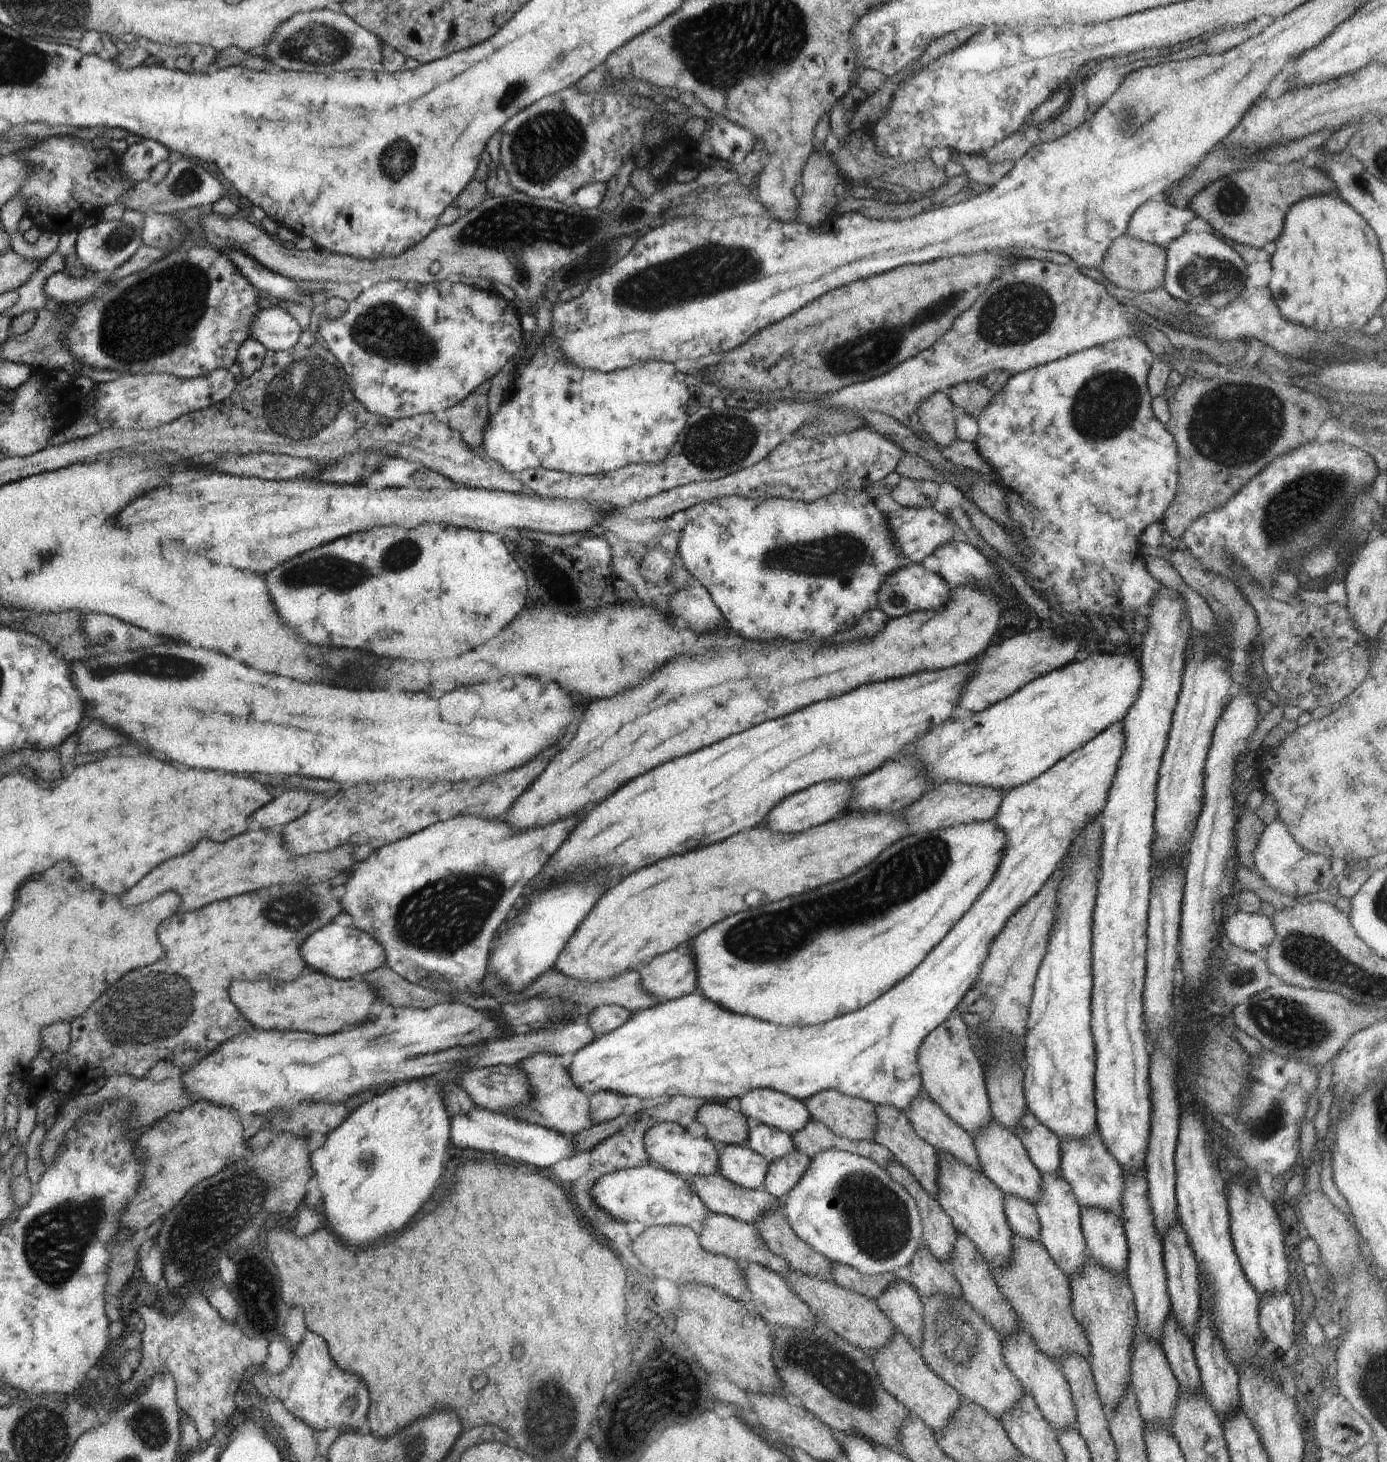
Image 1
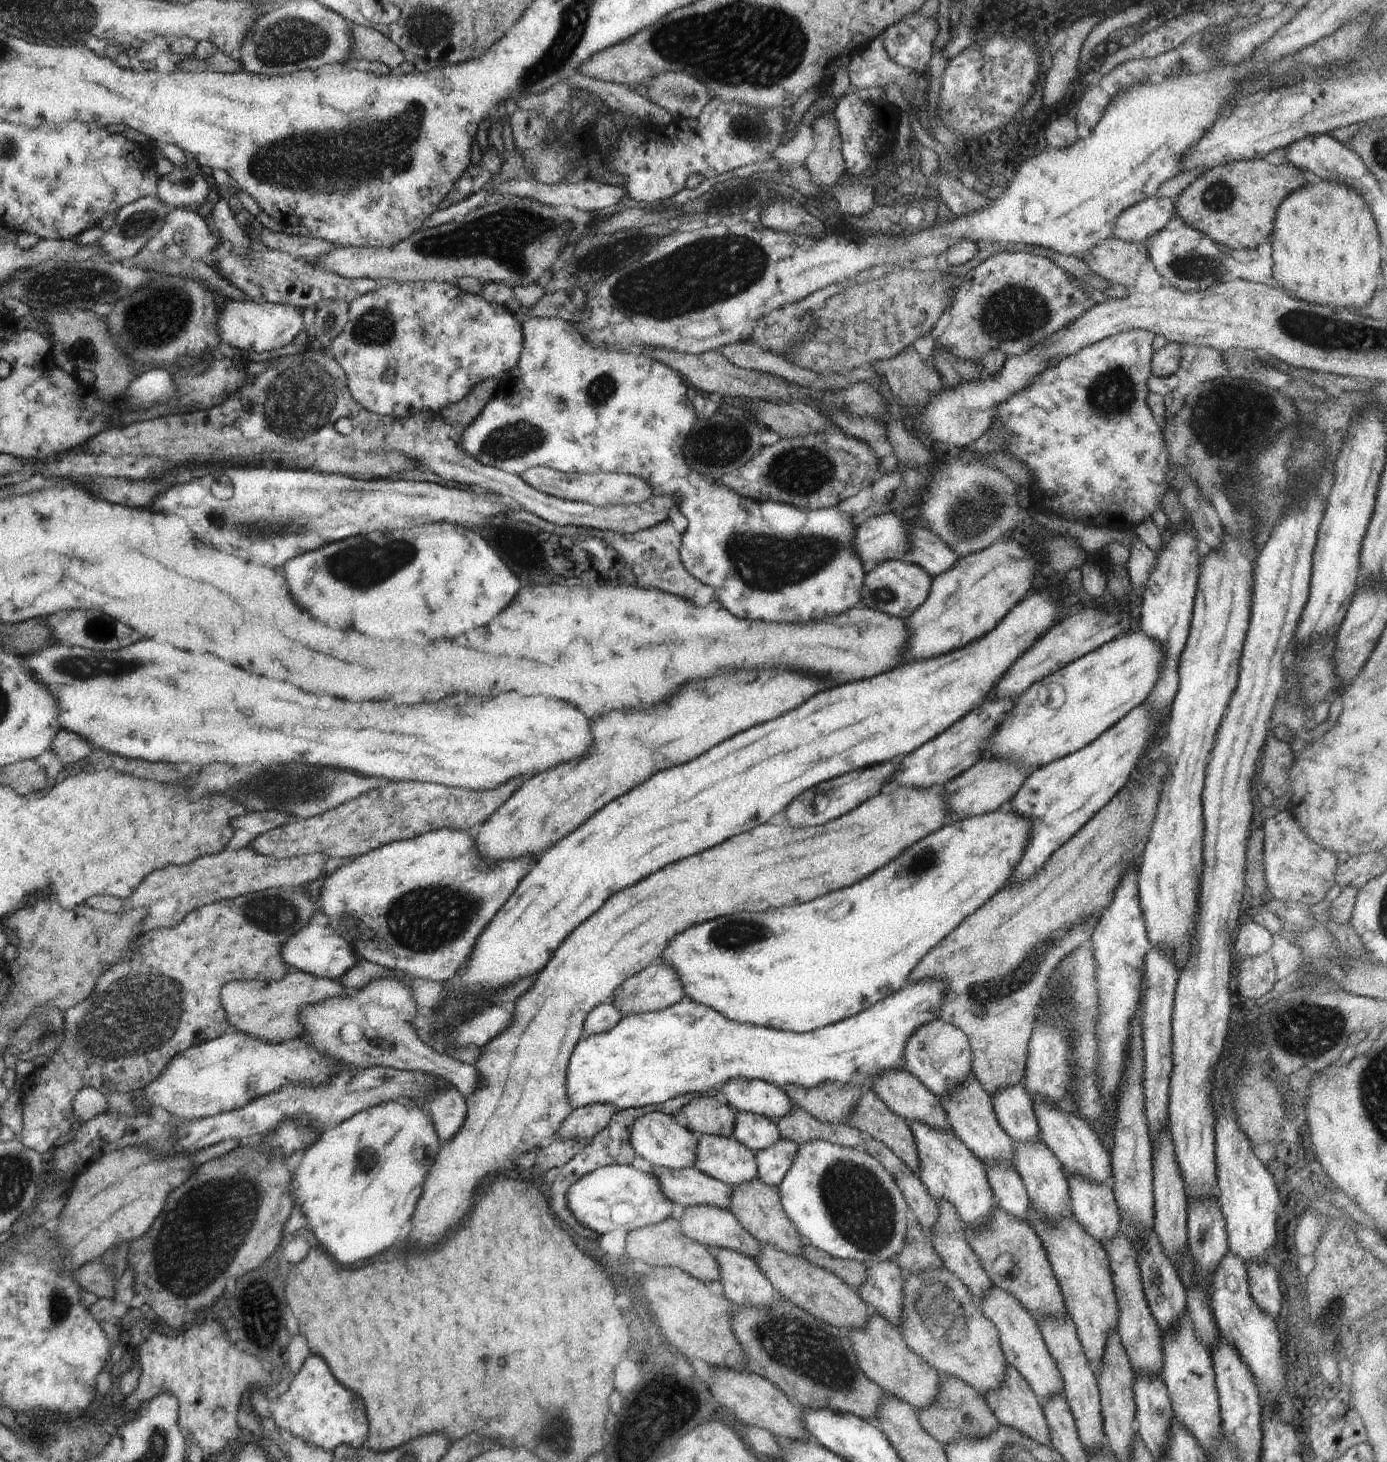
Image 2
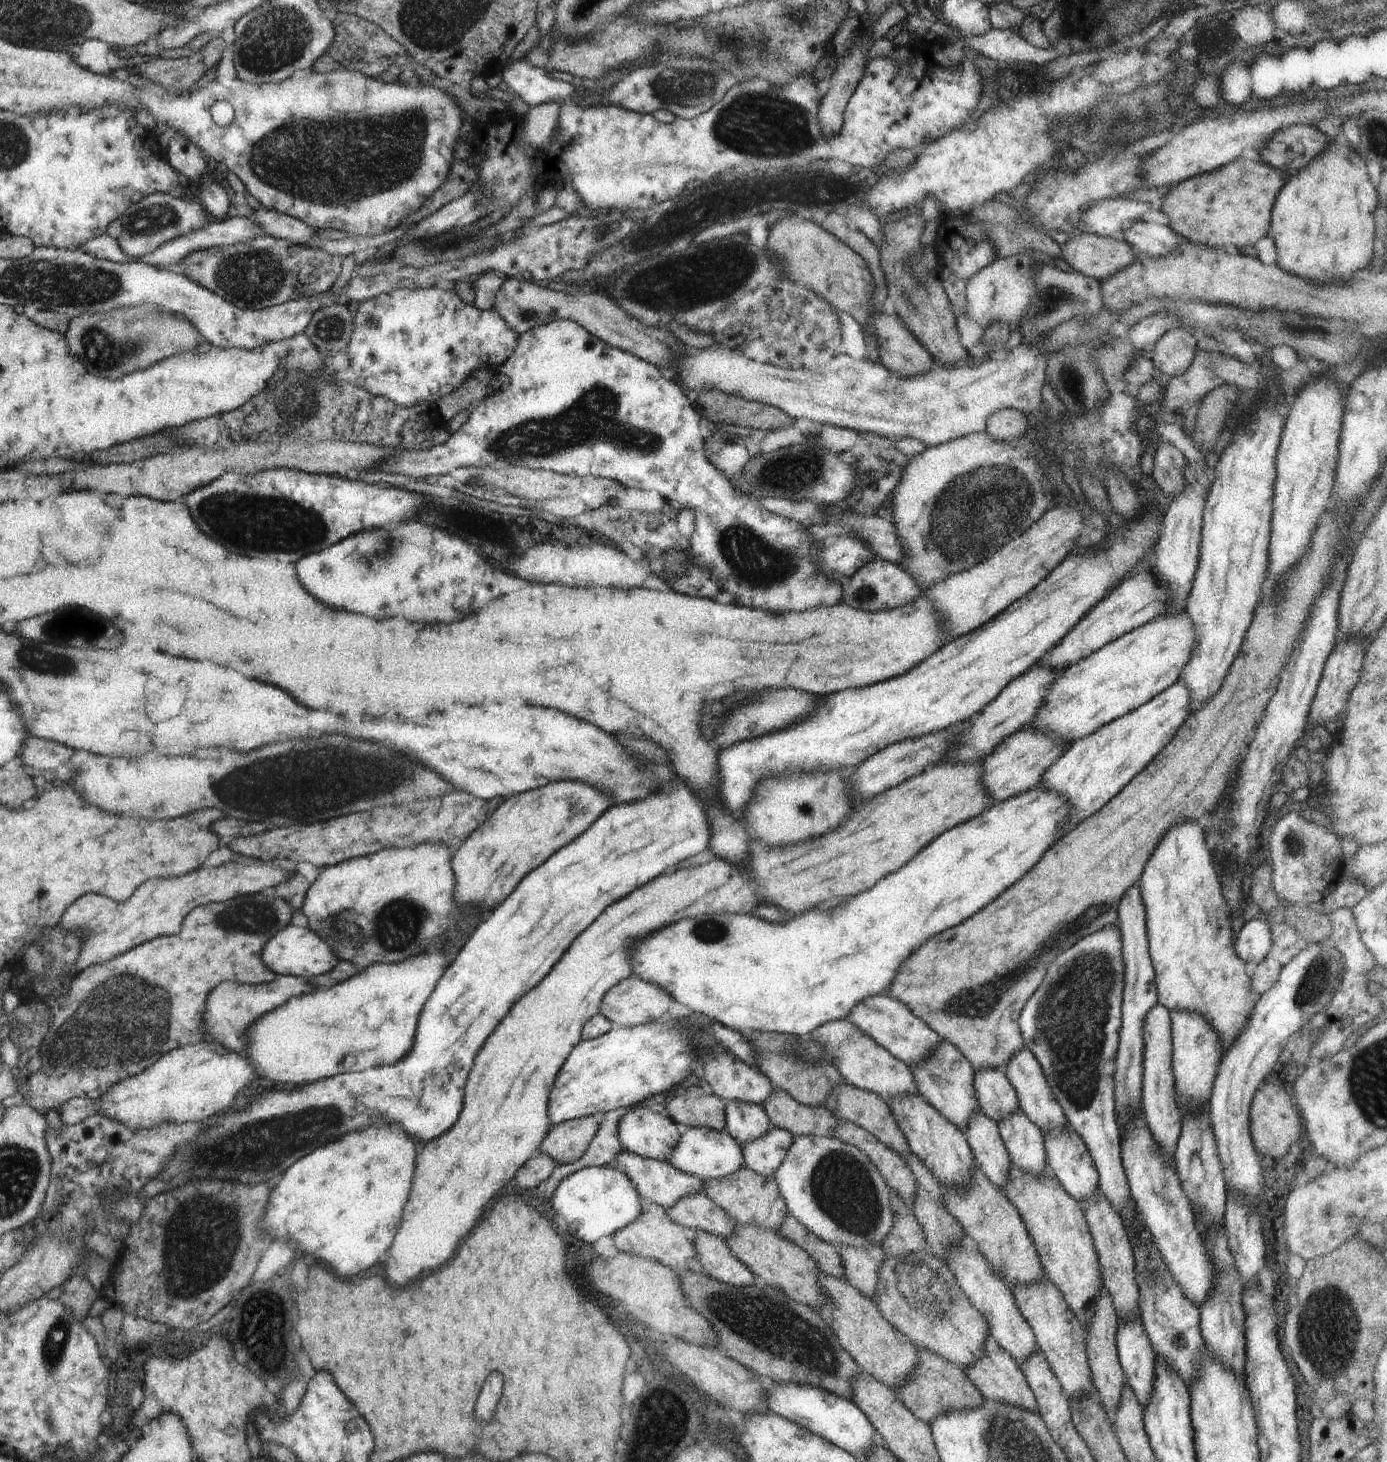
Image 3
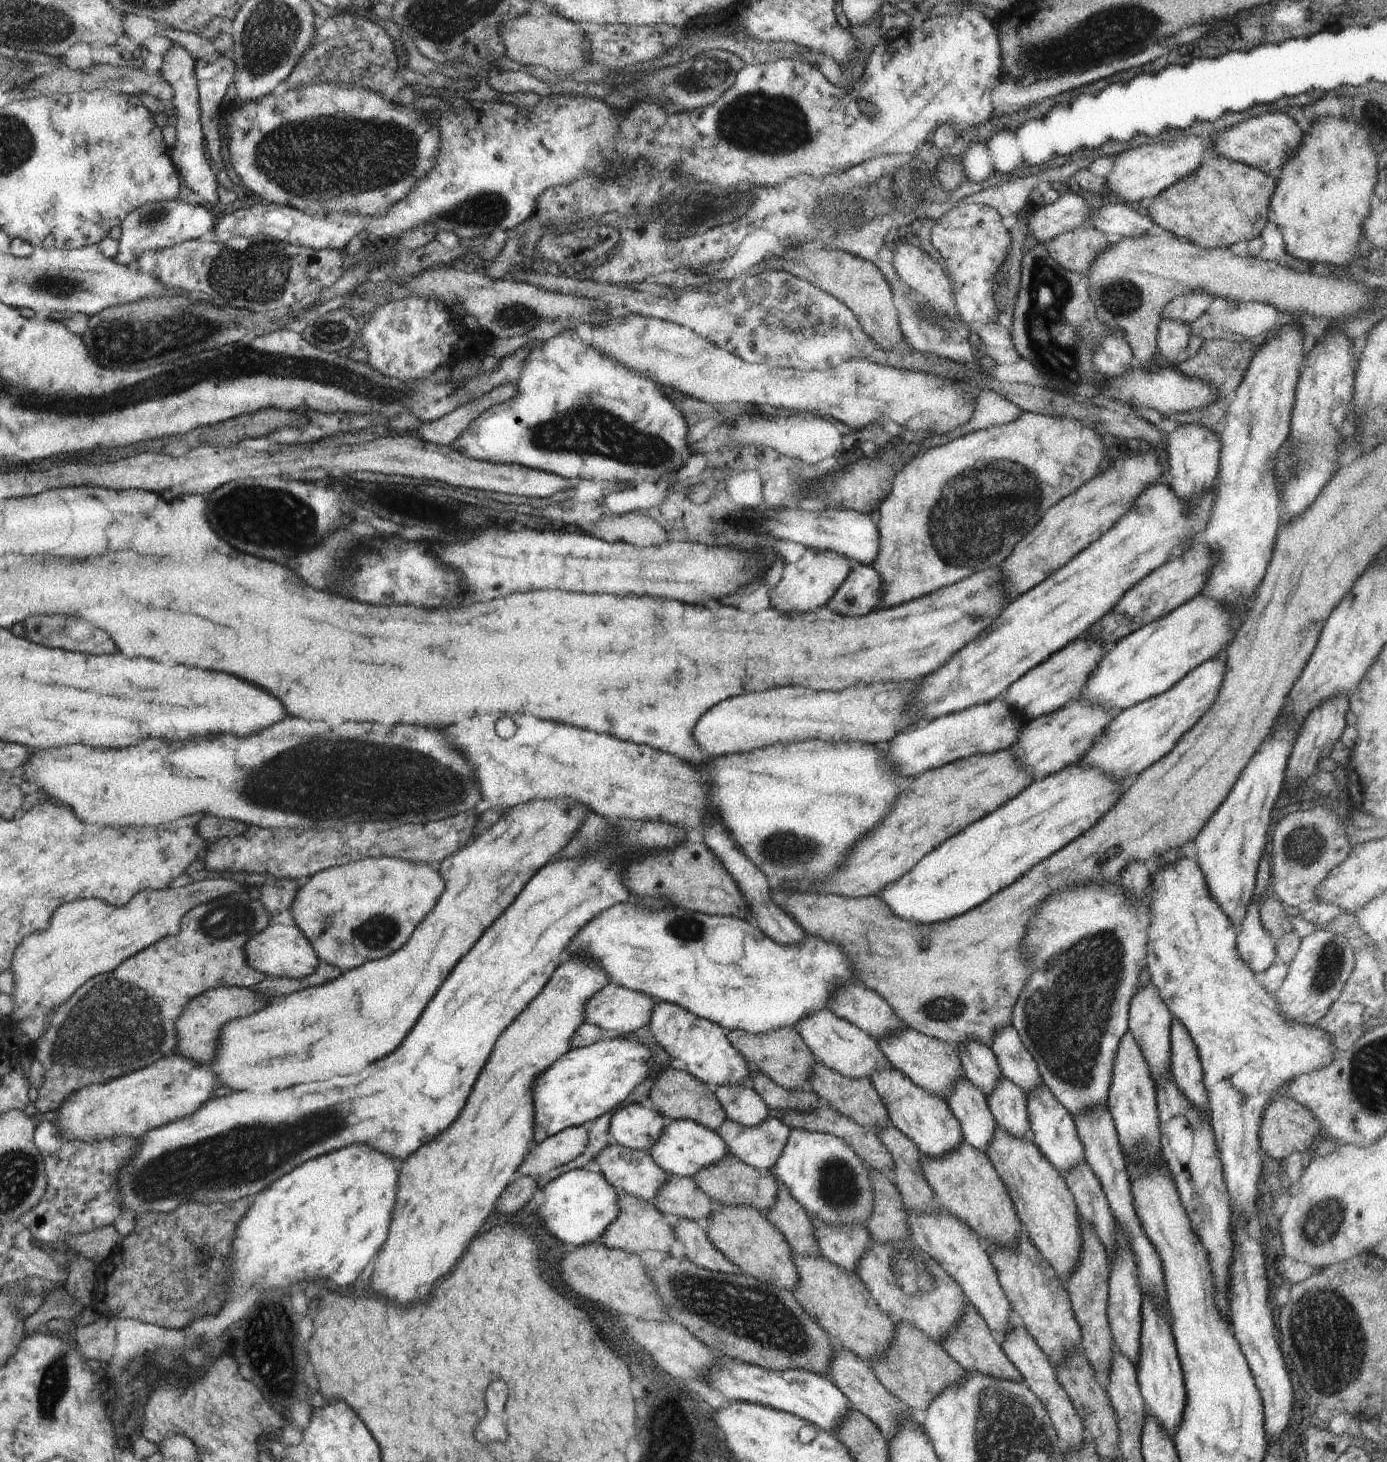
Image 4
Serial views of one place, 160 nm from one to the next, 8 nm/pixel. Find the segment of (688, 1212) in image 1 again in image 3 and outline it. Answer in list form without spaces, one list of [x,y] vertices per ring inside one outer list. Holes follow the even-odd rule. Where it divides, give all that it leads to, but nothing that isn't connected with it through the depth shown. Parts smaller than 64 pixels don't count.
[[[612,1166],[584,1167],[562,1179],[549,1200],[554,1215],[566,1222],[568,1234],[594,1244],[602,1236],[613,1235],[639,1217],[643,1198],[630,1179]]]

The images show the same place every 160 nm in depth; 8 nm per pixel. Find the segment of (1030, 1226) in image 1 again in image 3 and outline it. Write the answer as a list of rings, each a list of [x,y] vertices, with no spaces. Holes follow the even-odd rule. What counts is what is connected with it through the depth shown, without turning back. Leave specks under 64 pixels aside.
[[[978,1109],[975,1112],[975,1117],[970,1118],[967,1129],[963,1133],[973,1152],[974,1162],[983,1170],[986,1178],[1004,1193],[1010,1160],[1000,1136],[997,1122],[992,1120],[984,1111]]]

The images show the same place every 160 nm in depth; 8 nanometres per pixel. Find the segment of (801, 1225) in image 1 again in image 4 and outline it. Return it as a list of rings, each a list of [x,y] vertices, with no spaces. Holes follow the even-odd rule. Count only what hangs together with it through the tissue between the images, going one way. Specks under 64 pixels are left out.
[[[792,1127],[786,1146],[773,1169],[773,1174],[776,1174],[778,1180],[788,1188],[788,1194],[804,1208],[807,1214],[812,1219],[816,1218],[818,1222],[824,1222],[824,1226],[836,1228],[836,1226],[860,1224],[866,1227],[868,1216],[874,1210],[874,1192],[870,1182],[872,1169],[869,1168],[864,1160],[839,1137]]]

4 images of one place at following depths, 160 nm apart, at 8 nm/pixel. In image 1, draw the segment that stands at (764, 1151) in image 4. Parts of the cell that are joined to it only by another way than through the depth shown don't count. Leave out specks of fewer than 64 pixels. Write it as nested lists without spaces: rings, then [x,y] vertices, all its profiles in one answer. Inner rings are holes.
[[[798,1149],[790,1154],[768,1163],[762,1190],[769,1192],[777,1199],[782,1199],[787,1192],[797,1185],[809,1165],[810,1158]]]

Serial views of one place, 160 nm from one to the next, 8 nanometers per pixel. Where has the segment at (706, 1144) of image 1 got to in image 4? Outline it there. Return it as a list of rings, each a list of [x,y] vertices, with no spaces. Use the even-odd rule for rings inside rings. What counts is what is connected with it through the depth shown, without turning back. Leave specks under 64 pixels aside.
[[[637,1103],[622,1104],[611,1117],[609,1133],[629,1150],[649,1151],[666,1124],[666,1117],[658,1111]]]

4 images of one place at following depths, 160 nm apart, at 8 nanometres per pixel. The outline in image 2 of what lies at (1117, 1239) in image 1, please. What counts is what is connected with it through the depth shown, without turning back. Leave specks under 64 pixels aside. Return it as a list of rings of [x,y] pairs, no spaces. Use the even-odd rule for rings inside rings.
[[[1068,1171],[1065,1177],[1069,1186],[1071,1214],[1103,1246],[1121,1232],[1121,1216],[1110,1185],[1087,1181]]]

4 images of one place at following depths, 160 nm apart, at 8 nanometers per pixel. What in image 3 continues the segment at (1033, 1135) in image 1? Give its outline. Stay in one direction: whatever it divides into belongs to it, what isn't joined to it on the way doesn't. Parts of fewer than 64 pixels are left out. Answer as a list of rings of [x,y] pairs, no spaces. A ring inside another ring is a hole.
[[[984,1067],[976,1069],[973,1073],[979,1108],[997,1124],[1007,1114],[1020,1109],[1016,1091],[1004,1070]]]

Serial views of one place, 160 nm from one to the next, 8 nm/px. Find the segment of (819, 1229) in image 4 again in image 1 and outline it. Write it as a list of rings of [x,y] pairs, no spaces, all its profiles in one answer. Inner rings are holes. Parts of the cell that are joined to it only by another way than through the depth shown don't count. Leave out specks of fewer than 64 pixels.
[[[908,1281],[888,1285],[874,1302],[892,1321],[896,1332],[902,1333],[916,1349],[923,1341],[923,1304],[917,1290]]]

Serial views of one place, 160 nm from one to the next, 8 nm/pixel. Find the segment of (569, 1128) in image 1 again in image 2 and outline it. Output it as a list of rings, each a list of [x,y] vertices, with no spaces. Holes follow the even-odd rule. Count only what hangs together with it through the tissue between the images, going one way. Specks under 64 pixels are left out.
[[[904,785],[894,786],[893,790],[878,793],[845,815],[818,826],[756,826],[746,834],[734,836],[698,856],[670,864],[636,886],[613,894],[564,939],[554,951],[548,966],[538,974],[532,990],[516,1000],[510,1026],[480,1049],[479,1059],[473,1064],[479,1074],[480,1090],[466,1098],[468,1112],[464,1126],[456,1132],[456,1138],[442,1144],[436,1154],[410,1220],[410,1244],[424,1248],[434,1246],[448,1228],[458,1226],[460,1220],[468,1214],[474,1202],[474,1190],[488,1174],[506,1172],[522,1154],[540,1148],[542,1138],[550,1138],[557,1133],[559,1126],[574,1110],[566,1092],[567,1066],[574,1047],[584,1037],[586,1017],[599,1004],[609,1002],[613,992],[625,980],[650,963],[657,962],[674,934],[724,914],[744,910],[764,912],[768,908],[798,906],[823,897],[828,892],[852,886],[898,858],[921,838],[954,821],[947,807],[947,798],[939,787],[915,789]]]

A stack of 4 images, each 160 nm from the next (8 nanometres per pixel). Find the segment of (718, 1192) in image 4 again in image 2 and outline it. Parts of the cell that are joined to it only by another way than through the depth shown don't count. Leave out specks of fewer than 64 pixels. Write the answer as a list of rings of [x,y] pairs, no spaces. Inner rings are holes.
[[[760,1179],[734,1185],[731,1190],[729,1209],[740,1221],[740,1224],[761,1244],[775,1246],[778,1250],[791,1255],[803,1256],[802,1236],[796,1225],[788,1218],[784,1212],[780,1189],[764,1184]]]

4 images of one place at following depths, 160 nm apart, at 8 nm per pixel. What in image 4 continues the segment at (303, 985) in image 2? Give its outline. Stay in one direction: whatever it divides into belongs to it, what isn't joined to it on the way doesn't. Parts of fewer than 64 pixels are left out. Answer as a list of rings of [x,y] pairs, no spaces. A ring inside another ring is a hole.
[[[220,987],[206,991],[188,1001],[184,1014],[175,1020],[177,1045],[174,1053],[192,1058],[198,1065],[206,1065],[213,1059],[219,1045],[219,1028],[226,1022],[251,1015],[265,1006],[266,1002],[259,995],[244,987]]]

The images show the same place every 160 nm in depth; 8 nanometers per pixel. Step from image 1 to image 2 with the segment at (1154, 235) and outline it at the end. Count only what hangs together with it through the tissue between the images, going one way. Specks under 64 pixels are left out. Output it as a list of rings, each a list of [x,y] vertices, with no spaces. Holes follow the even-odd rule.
[[[1152,197],[1119,214],[1110,237],[1142,244],[1153,234],[1166,229],[1166,224],[1175,212],[1175,203],[1168,197]]]

